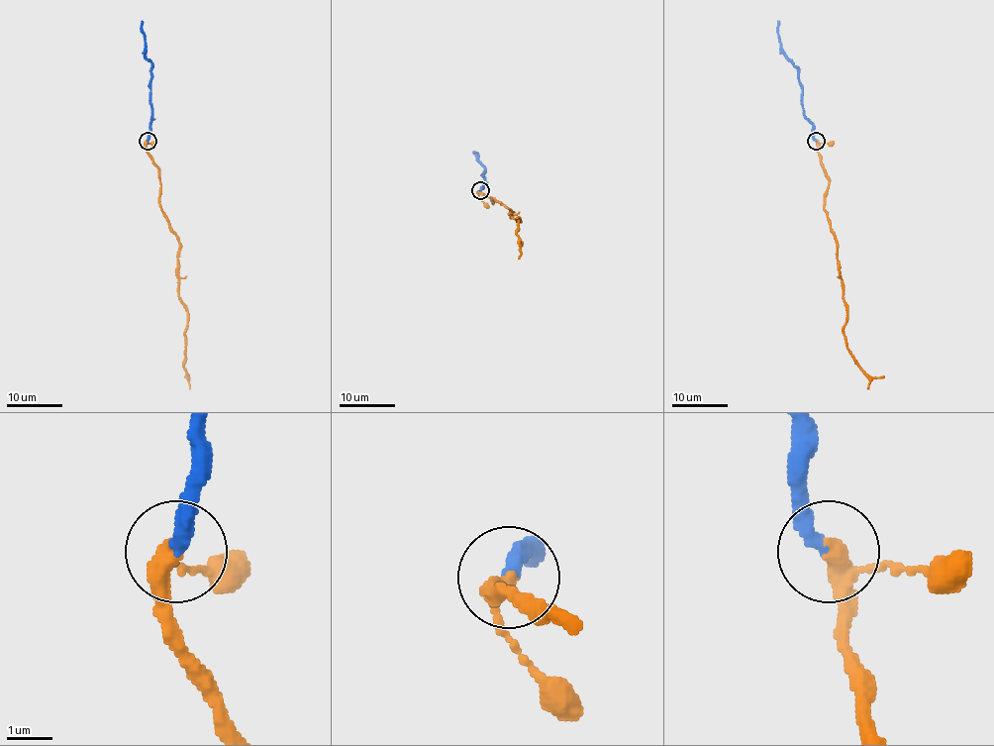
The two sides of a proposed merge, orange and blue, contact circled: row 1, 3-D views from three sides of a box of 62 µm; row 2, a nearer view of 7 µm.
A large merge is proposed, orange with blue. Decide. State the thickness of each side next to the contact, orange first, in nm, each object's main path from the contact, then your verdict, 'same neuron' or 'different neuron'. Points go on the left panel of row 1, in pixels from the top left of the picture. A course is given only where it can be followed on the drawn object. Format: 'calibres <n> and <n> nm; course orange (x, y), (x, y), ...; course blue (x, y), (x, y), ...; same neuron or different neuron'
calibres 360 and 320 nm; course orange (148, 142), (147, 153), (158, 170), (161, 210), (179, 244), (179, 300), (186, 312), (185, 375); course blue (148, 142), (151, 114), (151, 62), (147, 53), (141, 21); same neuron

